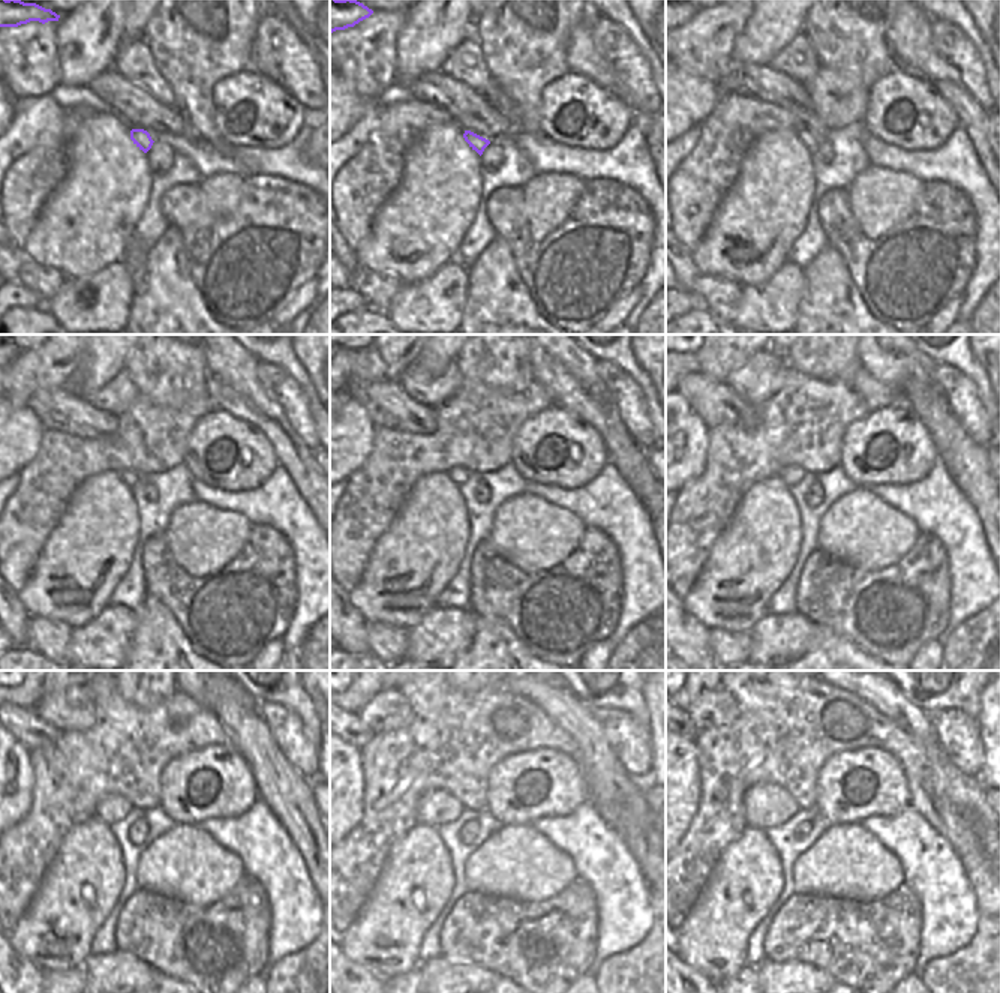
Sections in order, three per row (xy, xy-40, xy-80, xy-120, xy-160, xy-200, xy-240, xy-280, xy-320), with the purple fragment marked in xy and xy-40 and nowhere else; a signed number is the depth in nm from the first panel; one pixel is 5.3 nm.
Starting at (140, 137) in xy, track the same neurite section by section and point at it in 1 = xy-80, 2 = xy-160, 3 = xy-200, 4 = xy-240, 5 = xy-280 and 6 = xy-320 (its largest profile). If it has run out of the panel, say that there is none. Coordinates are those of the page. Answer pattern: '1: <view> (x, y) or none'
1: xy-80 (811, 143)
2: xy-160 (459, 476)
3: xy-200 (790, 476)
4: xy-240 (111, 809)
5: xy-280 (437, 807)
6: xy-320 (766, 804)

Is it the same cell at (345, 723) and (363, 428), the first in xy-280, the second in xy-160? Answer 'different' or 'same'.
different

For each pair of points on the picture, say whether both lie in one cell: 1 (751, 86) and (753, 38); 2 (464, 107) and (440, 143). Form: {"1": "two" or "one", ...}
{"1": "two", "2": "two"}

